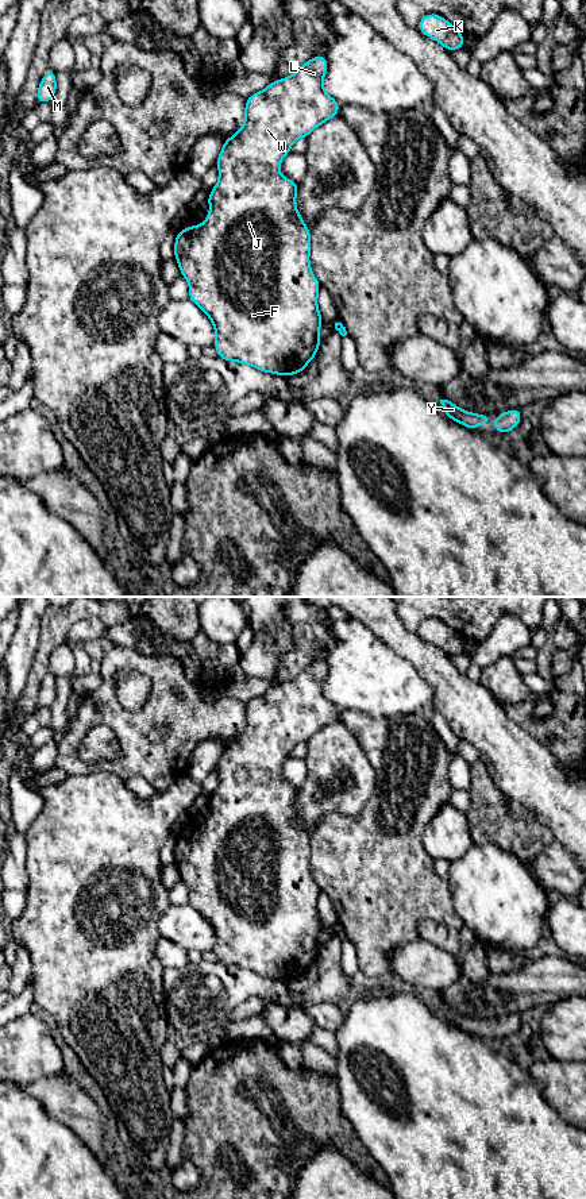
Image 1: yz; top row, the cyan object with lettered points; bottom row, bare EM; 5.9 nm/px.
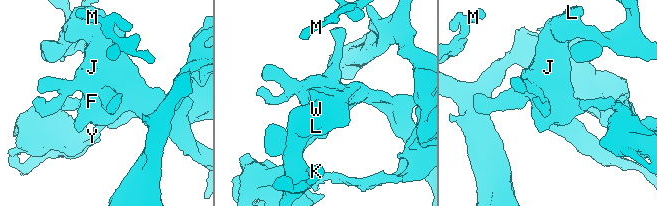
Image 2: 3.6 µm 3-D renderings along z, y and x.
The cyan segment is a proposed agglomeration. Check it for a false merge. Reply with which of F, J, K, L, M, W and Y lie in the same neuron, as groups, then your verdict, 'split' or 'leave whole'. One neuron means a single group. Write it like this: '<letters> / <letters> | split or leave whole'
F J K L W / M Y | split

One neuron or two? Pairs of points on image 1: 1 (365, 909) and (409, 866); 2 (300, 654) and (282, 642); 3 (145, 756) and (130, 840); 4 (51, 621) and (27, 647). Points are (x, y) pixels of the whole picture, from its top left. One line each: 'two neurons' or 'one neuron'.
1: one neuron
2: two neurons
3: two neurons
4: two neurons

